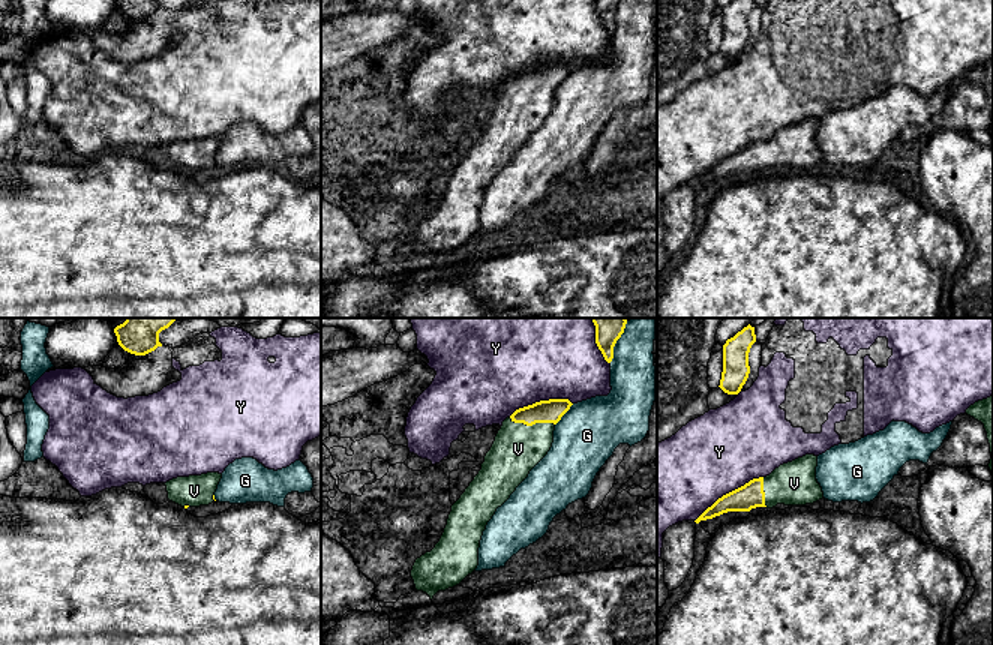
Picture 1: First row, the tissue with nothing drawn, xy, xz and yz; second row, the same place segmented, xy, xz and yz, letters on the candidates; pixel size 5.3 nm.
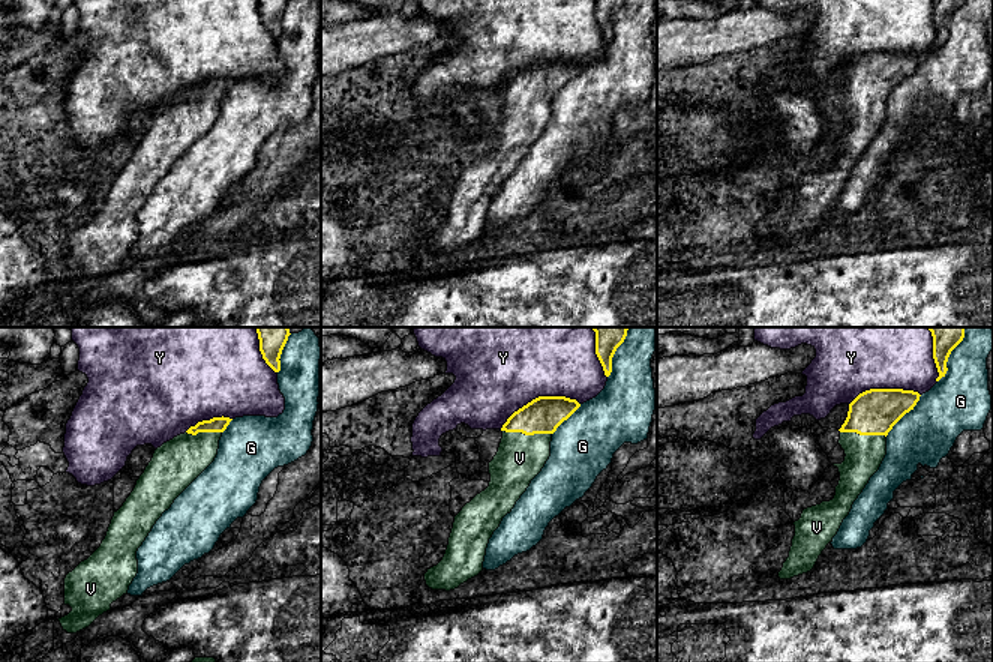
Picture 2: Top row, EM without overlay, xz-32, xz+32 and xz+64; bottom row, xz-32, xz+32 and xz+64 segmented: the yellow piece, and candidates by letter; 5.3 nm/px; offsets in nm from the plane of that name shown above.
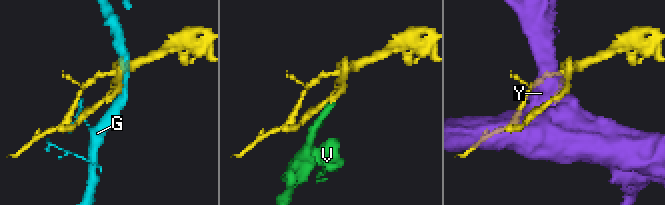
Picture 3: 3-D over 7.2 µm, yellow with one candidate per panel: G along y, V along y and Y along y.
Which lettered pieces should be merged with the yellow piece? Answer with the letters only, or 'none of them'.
V

